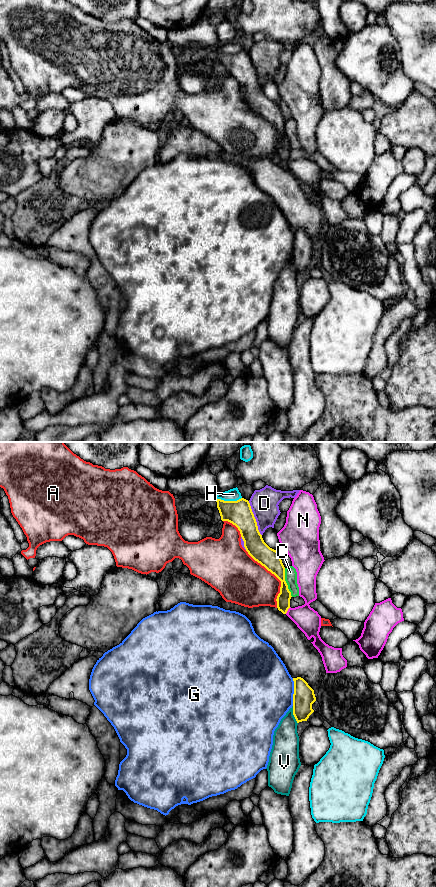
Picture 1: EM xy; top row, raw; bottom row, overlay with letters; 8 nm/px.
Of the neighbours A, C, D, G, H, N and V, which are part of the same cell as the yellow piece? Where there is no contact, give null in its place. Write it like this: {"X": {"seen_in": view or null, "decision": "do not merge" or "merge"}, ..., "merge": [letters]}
{"A": {"seen_in": "xy", "decision": "do not merge"}, "C": {"seen_in": "xy", "decision": "do not merge"}, "D": {"seen_in": "xy", "decision": "do not merge"}, "G": {"seen_in": "xy", "decision": "do not merge"}, "H": {"seen_in": "xy", "decision": "do not merge"}, "N": {"seen_in": "xy", "decision": "do not merge"}, "V": {"seen_in": "xy", "decision": "do not merge"}, "merge": []}

